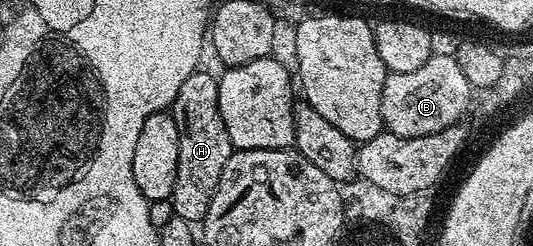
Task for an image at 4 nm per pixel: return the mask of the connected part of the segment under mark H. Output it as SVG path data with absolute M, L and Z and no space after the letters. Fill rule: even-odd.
M198 70L179 86L179 94L175 94L171 105L173 121L177 123L179 134L179 162L175 166L175 186L171 197L172 215L190 222L204 221L207 210L211 206L211 198L215 198L215 186L219 186L219 174L223 174L223 166L227 166L227 158L235 151L231 138L227 134L227 126L223 126L223 114L219 114L218 77L209 72Z

